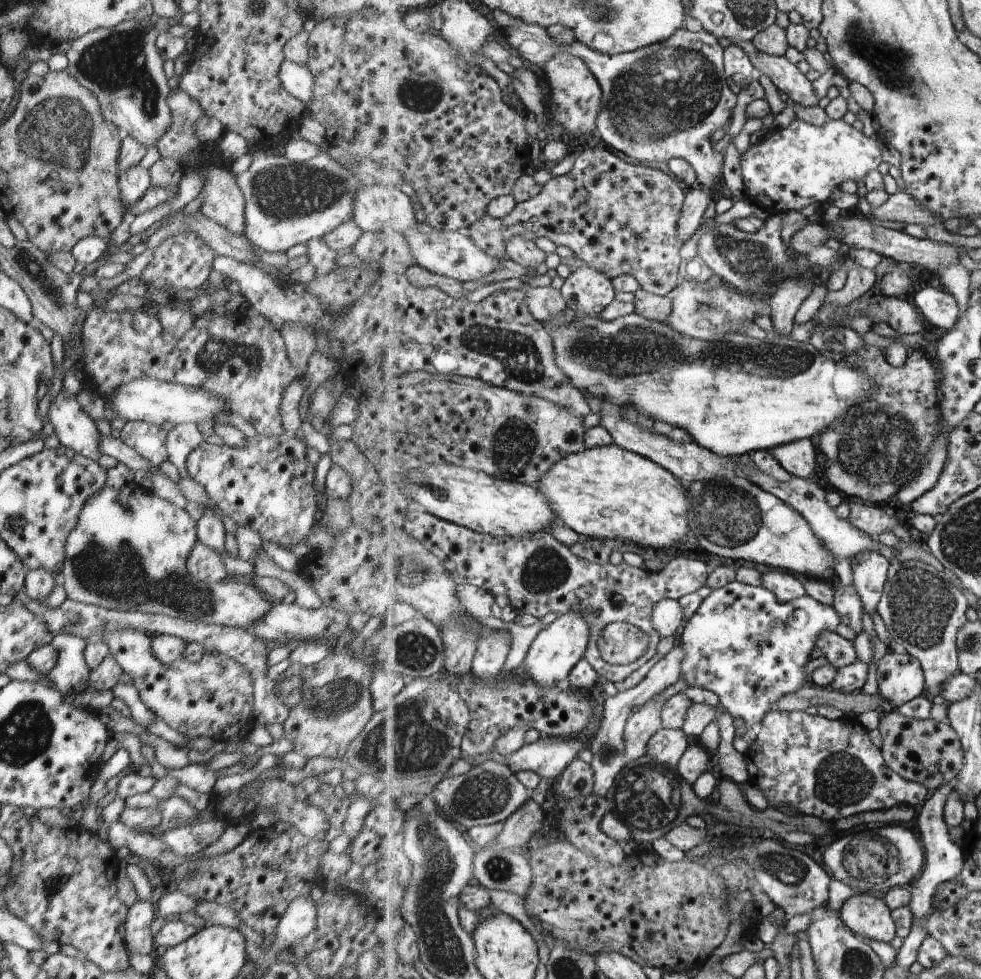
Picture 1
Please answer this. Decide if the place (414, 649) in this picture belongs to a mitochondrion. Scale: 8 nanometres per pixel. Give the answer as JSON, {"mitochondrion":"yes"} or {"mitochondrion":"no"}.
{"mitochondrion":"yes"}

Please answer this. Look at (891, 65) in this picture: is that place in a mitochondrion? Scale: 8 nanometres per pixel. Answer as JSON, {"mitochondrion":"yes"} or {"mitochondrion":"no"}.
{"mitochondrion":"yes"}

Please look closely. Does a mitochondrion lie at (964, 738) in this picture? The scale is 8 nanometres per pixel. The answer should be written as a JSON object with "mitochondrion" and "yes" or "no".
{"mitochondrion":"no"}

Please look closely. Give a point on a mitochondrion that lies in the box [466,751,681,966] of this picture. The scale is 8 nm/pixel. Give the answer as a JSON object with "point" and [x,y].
{"point":[498,869]}

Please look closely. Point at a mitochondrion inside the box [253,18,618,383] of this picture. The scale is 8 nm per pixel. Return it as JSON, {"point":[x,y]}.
{"point":[414,95]}

